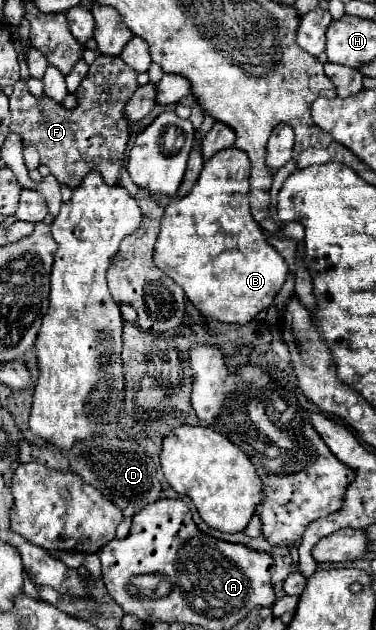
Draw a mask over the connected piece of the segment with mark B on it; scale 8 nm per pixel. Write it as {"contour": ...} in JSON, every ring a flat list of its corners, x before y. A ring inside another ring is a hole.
{"contour":[[230,147,206,159,198,181,186,197,174,197,162,217,154,247,154,263,170,275,206,317,222,323,248,323,274,303,288,265,266,241,248,205,250,159]]}

